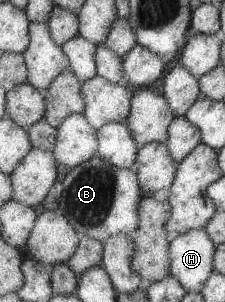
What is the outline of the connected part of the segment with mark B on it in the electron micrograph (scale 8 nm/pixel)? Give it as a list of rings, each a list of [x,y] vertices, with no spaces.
[[[99,156],[81,166],[76,166],[67,174],[65,190],[58,201],[57,210],[70,219],[80,236],[87,235],[106,243],[115,234],[133,236],[141,224],[141,206],[144,195],[135,169],[121,169]]]

